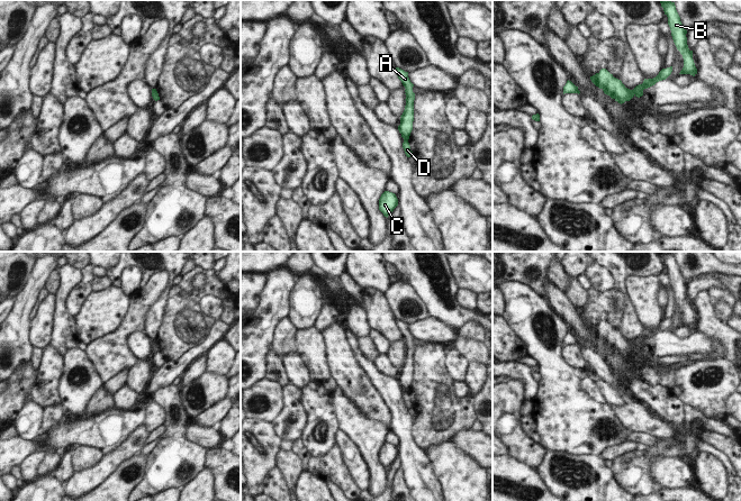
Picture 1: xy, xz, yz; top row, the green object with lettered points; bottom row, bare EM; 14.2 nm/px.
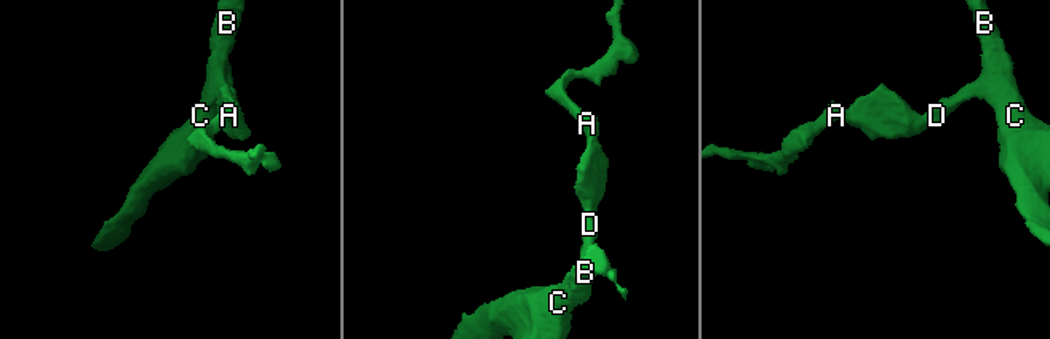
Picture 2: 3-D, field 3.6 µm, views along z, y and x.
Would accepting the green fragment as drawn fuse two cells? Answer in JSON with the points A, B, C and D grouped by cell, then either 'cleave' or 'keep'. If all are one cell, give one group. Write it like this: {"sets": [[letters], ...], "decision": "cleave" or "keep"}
{"sets": [["A"], ["B", "C", "D"]], "decision": "cleave"}

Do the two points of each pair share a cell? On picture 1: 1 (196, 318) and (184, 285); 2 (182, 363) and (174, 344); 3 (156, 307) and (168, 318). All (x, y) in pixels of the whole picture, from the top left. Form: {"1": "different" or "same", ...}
{"1": "same", "2": "different", "3": "different"}

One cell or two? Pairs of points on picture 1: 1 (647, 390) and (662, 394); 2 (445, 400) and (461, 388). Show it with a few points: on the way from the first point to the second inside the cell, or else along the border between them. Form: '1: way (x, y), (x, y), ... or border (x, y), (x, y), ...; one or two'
1: way (650, 393), (659, 394); one
2: border (453, 382), (454, 394), (463, 398); two

